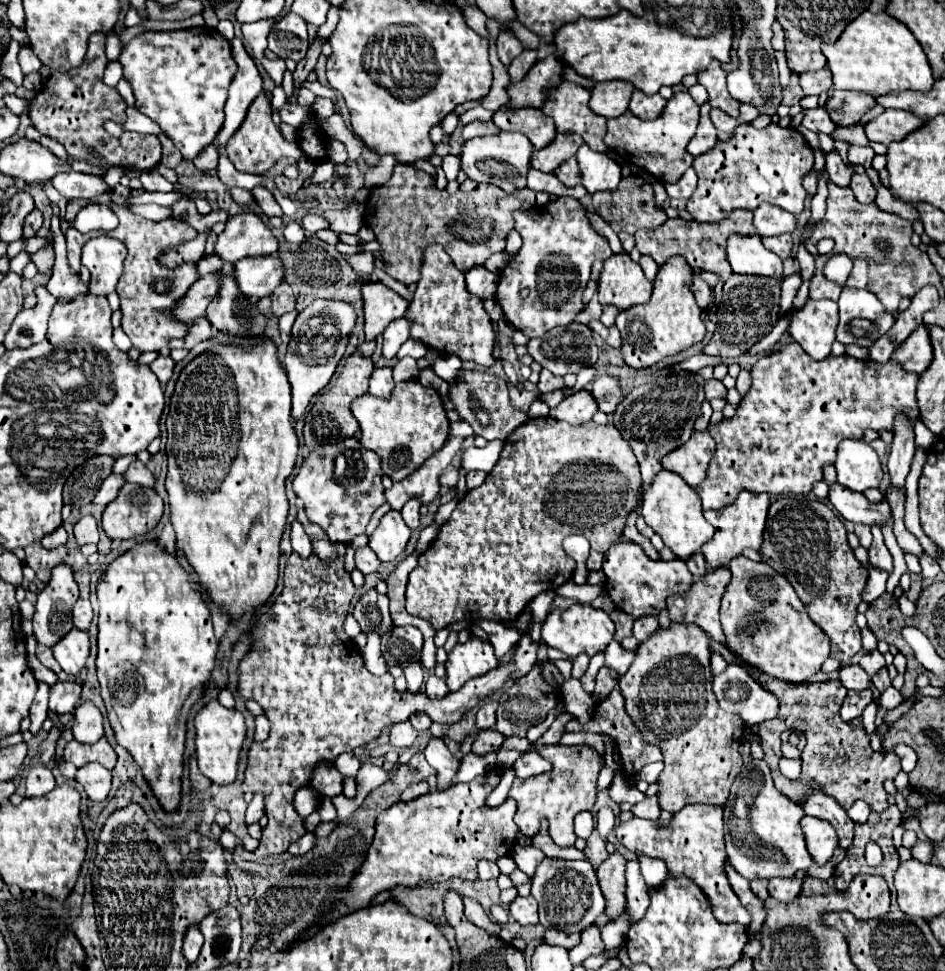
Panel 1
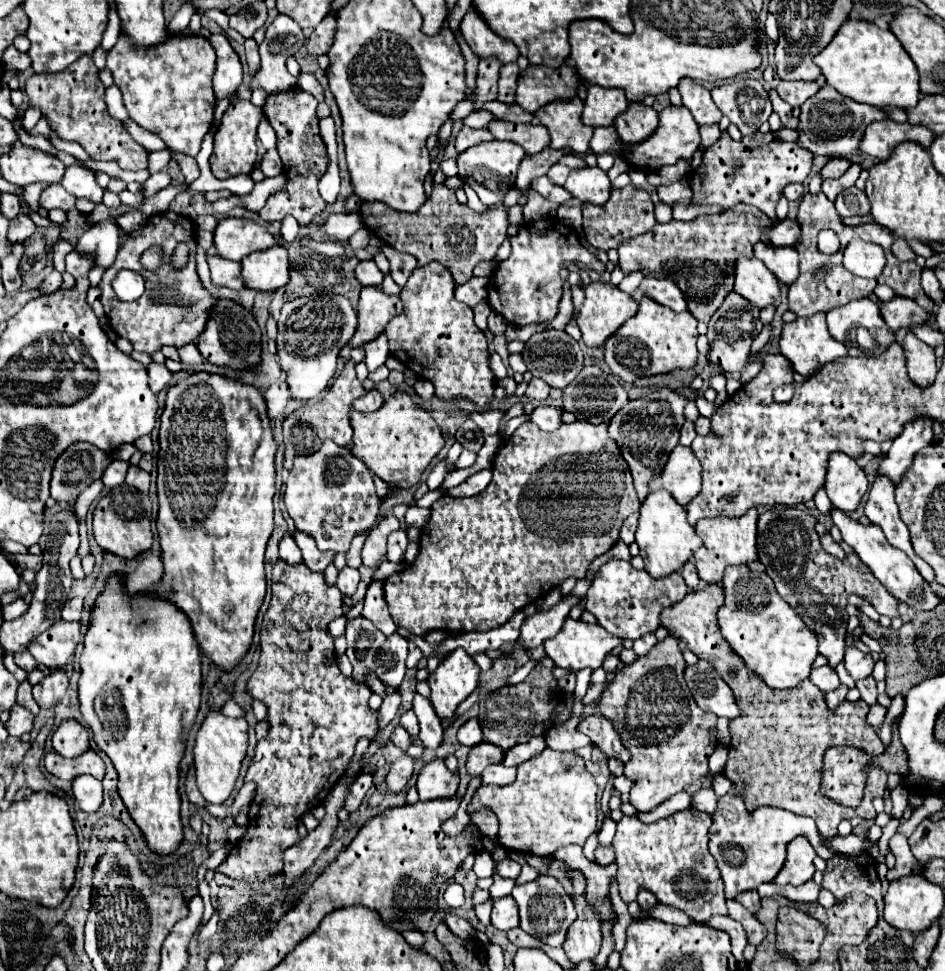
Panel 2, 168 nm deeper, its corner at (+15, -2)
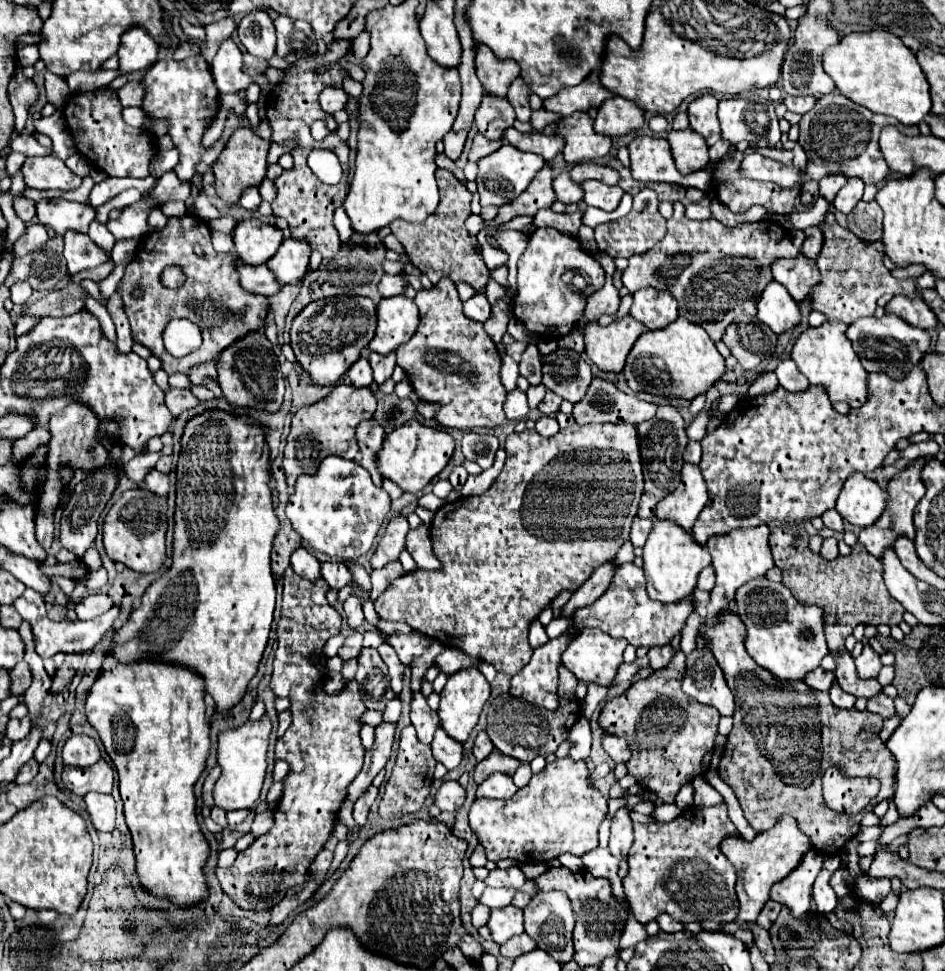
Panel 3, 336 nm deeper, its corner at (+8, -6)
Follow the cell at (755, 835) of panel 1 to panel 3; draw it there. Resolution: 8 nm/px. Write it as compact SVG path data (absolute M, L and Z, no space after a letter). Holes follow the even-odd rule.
M783 814L777 824L753 840L745 840L741 836L727 836L721 842L721 852L727 854L727 860L733 864L737 872L737 898L739 898L739 922L755 922L763 904L769 900L769 890L775 882L783 880L801 860L801 856L811 850L811 838L803 834L797 826L797 820Z

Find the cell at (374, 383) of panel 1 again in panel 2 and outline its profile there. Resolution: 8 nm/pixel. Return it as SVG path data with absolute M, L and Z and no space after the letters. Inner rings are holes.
M370 390L366 392L366 396L362 396L360 400L354 400L352 408L358 410L358 412L376 412L380 406L382 406L382 396L376 392L376 390Z

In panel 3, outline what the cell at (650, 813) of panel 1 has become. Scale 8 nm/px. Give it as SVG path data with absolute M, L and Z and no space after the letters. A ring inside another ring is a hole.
M659 804L659 806L655 806L651 818L653 818L657 824L661 824L661 822L671 822L671 820L675 820L679 814L681 814L681 810L677 808L677 804Z

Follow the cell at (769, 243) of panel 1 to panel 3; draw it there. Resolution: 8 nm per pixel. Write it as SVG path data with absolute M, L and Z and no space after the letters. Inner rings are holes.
M799 254L797 258L779 258L771 264L773 278L787 286L789 294L799 302L809 296L811 286L819 282L819 270L813 260Z

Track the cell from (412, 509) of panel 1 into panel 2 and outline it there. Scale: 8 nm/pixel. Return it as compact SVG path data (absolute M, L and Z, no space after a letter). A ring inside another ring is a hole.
M404 530L392 532L392 534L388 536L388 554L386 554L386 560L390 560L390 562L402 562L402 560L404 560L406 546L408 546L408 536L406 536L406 532L404 532Z

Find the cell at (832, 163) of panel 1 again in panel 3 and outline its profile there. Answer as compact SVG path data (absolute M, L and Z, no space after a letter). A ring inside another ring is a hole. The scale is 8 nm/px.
M859 178L847 180L847 184L837 192L837 196L835 196L835 200L833 200L833 206L835 206L839 212L849 214L849 212L855 208L855 204L861 200L863 188L865 188L863 180L859 180Z

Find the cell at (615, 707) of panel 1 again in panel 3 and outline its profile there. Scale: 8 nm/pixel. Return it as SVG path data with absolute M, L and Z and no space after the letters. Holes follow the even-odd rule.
M603 734L603 748L605 752L611 756L611 760L615 764L619 762L627 762L631 758L631 750L627 746L627 742L623 738L617 738L617 736L611 736L611 734Z

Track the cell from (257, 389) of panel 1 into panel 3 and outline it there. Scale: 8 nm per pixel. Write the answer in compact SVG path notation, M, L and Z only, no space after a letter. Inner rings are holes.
M215 408L187 420L175 468L177 506L173 564L163 578L155 580L145 590L139 608L135 608L129 614L129 620L113 634L113 654L119 662L129 662L143 654L147 660L191 666L203 676L205 690L213 696L215 706L221 712L227 712L243 698L249 680L255 676L257 664L267 646L275 608L275 580L269 556L273 538L279 532L279 520L269 486L269 448L265 448L263 426L247 420L247 416L235 416L227 410ZM213 412L225 412L225 418L215 418Z

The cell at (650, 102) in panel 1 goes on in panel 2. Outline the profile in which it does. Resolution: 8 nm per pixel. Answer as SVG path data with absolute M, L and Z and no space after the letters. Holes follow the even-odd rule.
M630 104L628 112L616 118L614 128L624 144L640 144L658 128L658 112L652 106Z

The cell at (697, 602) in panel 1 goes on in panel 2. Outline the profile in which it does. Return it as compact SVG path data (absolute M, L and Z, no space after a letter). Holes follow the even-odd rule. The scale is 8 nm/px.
M708 584L704 590L690 592L682 604L666 608L662 616L662 626L666 626L670 634L686 642L688 650L692 650L698 658L712 662L718 676L732 688L736 704L740 706L740 716L728 724L732 740L728 744L728 760L722 774L734 784L736 792L744 796L748 810L778 806L800 816L810 816L814 818L820 836L826 840L836 836L836 828L842 820L850 820L854 816L874 820L876 810L872 800L876 796L884 796L886 772L878 768L870 772L864 800L856 810L832 804L832 800L820 792L820 760L830 746L854 746L864 750L868 756L884 752L884 744L866 722L870 706L862 700L844 700L836 710L826 710L824 694L810 680L804 680L790 690L768 688L760 676L748 670L744 660L720 634L716 612L722 604L722 588L718 584Z

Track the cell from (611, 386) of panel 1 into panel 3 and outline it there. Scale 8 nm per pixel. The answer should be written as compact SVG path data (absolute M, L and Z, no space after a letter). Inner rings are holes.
M593 378L587 388L587 396L579 404L573 404L573 418L577 424L637 424L653 418L655 412L655 404L643 402L633 394L625 394L613 382L603 378Z

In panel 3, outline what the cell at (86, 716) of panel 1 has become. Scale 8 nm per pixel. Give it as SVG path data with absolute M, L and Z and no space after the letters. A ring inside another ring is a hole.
M73 734L67 738L61 756L67 766L91 766L101 758L101 752L93 738L85 734Z

